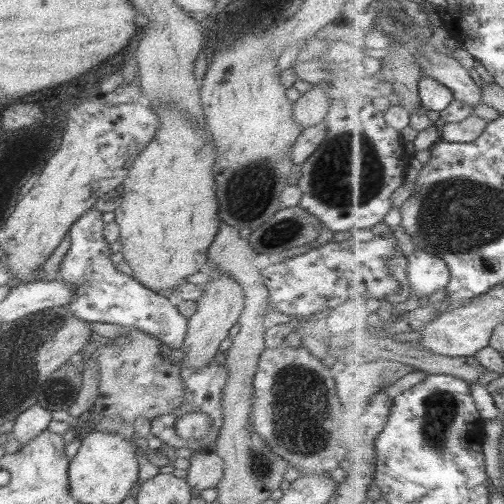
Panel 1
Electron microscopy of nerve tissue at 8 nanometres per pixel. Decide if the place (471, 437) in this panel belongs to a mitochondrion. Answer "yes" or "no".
yes

